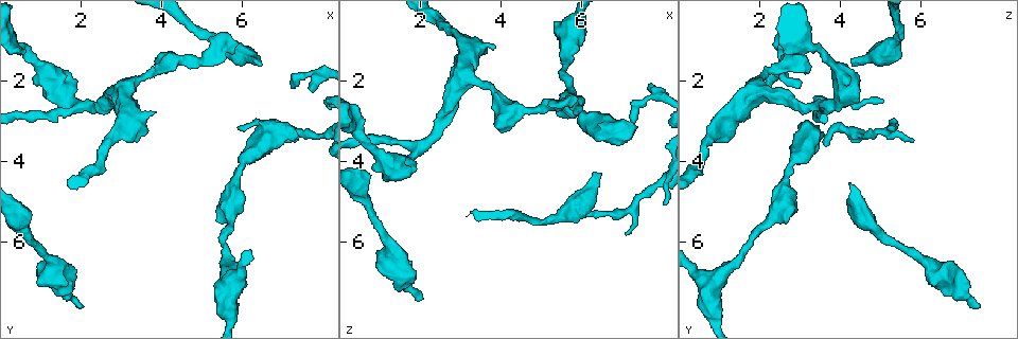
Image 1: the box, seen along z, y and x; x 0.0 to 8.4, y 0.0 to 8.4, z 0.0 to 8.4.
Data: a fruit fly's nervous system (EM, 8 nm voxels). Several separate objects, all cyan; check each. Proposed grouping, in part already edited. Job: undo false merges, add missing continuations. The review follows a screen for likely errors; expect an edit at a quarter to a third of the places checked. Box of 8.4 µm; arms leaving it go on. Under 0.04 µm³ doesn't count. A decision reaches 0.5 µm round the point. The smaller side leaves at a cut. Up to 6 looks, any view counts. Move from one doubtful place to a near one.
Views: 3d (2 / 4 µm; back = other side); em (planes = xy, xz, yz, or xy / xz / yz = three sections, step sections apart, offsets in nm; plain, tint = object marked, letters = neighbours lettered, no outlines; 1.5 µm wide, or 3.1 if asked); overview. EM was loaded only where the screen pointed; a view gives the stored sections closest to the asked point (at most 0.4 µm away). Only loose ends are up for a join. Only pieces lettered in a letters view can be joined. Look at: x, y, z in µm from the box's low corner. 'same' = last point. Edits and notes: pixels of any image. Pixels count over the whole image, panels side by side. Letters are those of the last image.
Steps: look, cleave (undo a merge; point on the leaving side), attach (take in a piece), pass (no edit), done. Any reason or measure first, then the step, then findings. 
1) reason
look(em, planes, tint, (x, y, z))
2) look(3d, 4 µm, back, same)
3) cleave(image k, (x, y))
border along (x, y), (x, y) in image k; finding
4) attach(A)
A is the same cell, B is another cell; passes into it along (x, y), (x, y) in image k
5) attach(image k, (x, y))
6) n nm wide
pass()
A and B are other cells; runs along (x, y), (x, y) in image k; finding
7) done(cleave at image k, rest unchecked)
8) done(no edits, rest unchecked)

branch stops here
look(em, planes, tint, (6.50, 1.60, 4.25))

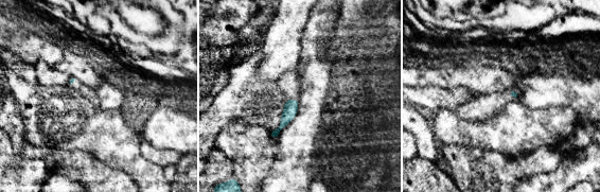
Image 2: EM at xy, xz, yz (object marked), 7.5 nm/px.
look(em, planes, letters, same)

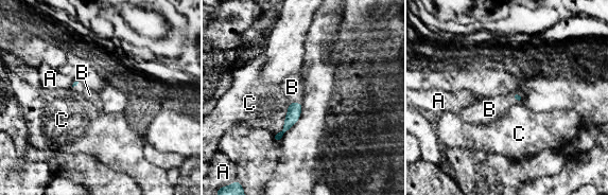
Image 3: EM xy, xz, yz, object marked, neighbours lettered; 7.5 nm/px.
attach(image 3, (292, 87))
B is the same cell, A and C are other cells; passes into it along (293, 114), (295, 103), (292, 87) in image 3; it goes on there

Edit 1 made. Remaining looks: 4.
free end
look(3d, 4 µm, (5.70, 0.90, 2.40))

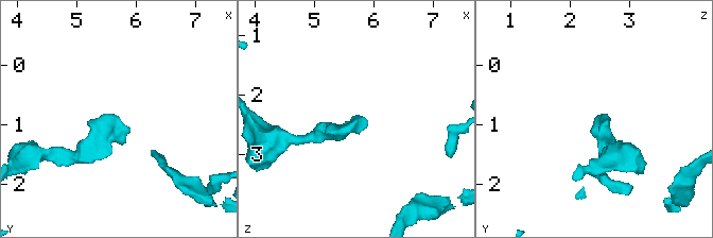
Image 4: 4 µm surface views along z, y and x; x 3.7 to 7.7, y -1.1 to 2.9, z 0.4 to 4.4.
look(em, planes, letters, (5.70, 0.85, 2.45))

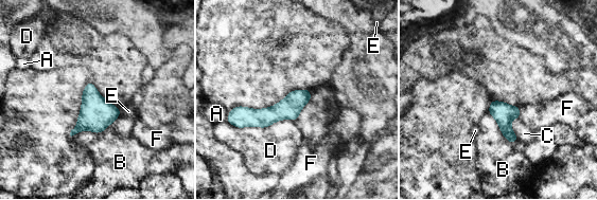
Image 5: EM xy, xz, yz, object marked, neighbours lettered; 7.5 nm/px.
pass()
A, B, C, D, E and F are other cells; border along (294, 120), (265, 127), (230, 124) in image 5; no lettered piece goes on from it

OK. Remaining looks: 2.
look(em, xy, step 8, tint, (5.90, 4.20, 2.80))

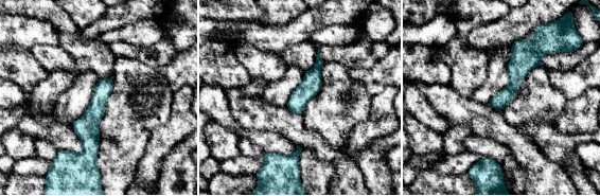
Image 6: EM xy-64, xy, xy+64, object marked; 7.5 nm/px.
what lies round it
look(em, xy, step 8, letters, same)

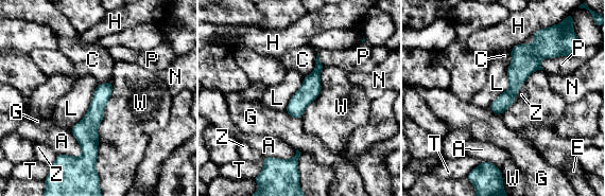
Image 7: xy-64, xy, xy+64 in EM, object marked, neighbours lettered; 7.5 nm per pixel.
120 nm wide
pass()
A, C, E, G, H, L, N, P, T, W and Z are other cells; one neuron here

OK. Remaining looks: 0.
done(attach at image 3, rest unchecked)

